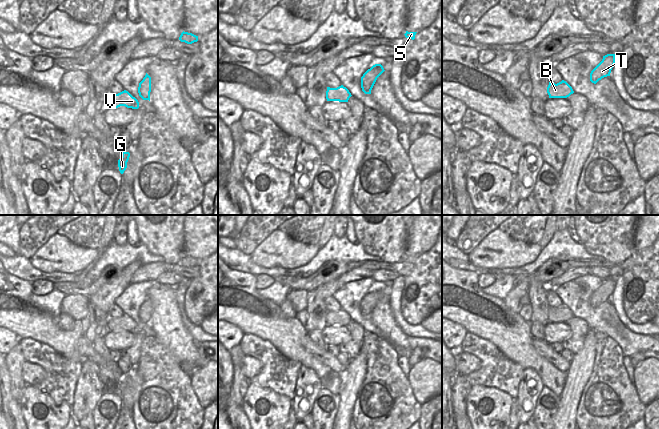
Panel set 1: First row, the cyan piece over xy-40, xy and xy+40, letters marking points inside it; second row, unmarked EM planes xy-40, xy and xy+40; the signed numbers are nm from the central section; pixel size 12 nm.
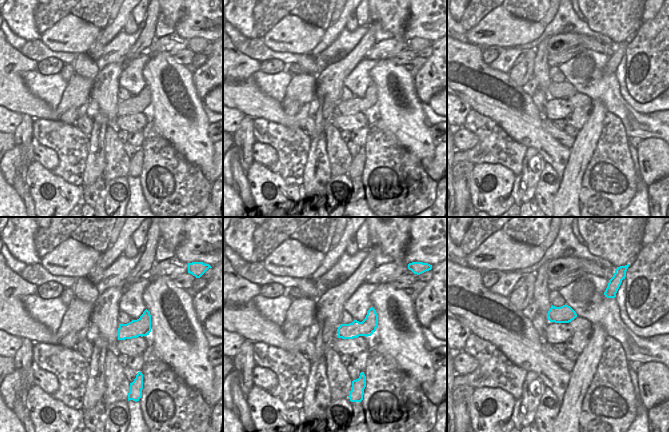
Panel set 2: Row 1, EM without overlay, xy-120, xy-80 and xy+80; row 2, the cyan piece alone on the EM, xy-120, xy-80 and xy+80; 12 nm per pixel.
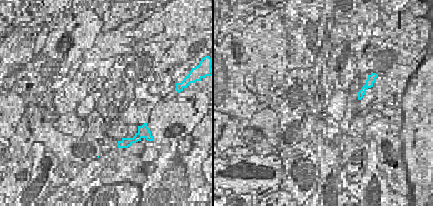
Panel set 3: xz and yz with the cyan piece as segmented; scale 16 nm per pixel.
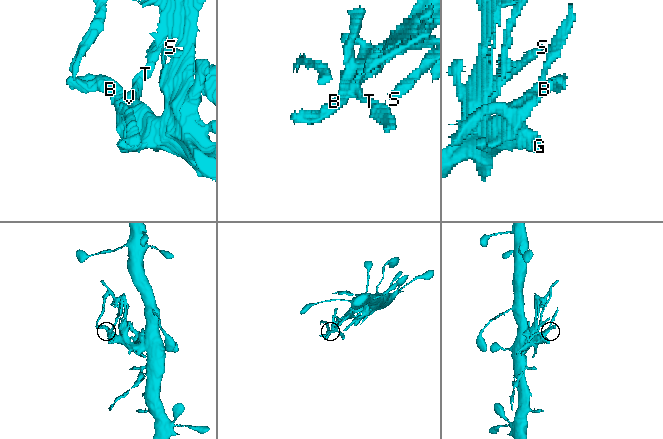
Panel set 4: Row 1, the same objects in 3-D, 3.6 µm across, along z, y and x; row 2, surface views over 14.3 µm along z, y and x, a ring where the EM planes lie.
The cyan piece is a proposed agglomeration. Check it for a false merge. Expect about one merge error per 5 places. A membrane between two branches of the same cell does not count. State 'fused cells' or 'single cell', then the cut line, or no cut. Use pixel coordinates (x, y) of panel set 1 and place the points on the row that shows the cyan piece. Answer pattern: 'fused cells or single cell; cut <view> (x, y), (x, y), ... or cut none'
single cell; cut none

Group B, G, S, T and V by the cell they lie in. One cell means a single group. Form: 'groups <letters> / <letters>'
groups B G S T V

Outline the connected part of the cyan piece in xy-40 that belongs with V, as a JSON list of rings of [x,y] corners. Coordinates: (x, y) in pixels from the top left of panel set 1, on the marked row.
[[[126,90],[118,94],[109,94],[107,97],[107,105],[111,108],[118,108],[120,106],[132,109],[139,108],[138,100]]]

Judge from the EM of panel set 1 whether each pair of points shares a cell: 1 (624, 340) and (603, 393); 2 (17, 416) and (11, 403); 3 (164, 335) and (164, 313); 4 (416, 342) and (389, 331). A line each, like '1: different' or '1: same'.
1: different
2: same
3: same
4: different

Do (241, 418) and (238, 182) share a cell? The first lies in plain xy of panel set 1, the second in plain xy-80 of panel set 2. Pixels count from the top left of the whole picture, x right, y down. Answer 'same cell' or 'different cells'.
same cell

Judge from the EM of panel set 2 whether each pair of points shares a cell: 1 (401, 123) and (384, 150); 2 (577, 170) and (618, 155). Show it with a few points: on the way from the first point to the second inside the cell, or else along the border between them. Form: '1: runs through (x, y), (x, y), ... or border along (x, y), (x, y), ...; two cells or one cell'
1: border along (378, 117), (397, 140), (410, 151); two cells
2: border along (595, 145), (595, 150), (584, 172), (580, 190); two cells

